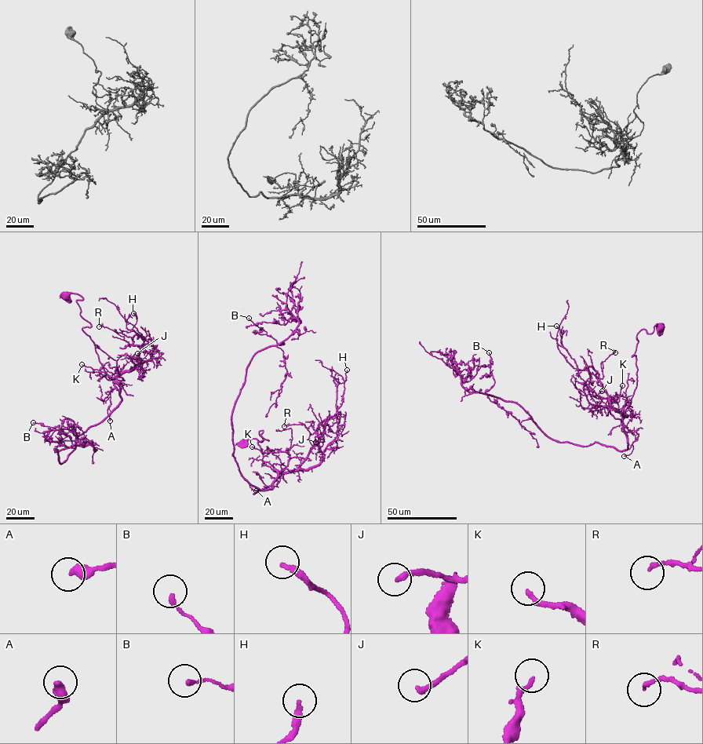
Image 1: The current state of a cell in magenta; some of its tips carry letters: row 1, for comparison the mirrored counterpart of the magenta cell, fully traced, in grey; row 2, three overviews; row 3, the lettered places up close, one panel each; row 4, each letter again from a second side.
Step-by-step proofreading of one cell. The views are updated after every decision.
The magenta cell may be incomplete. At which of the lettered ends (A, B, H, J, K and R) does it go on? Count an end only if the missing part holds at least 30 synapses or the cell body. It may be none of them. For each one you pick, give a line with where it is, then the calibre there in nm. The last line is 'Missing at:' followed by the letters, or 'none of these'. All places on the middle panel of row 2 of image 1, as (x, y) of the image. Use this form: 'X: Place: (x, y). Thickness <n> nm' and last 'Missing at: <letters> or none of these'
Missing at: none of these

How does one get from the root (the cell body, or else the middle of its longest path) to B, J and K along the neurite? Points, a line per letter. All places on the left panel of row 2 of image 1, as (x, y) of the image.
B: (63, 295), (82, 297), (82, 330), (121, 402), (61, 464), (54, 449), (74, 443), (73, 432), (33, 422)
J: (63, 295), (82, 297), (80, 315), (91, 326), (82, 330), (109, 376), (151, 356), (144, 348), (137, 353)
K: (63, 295), (81, 297), (80, 315), (91, 326), (82, 330), (106, 373), (124, 380), (81, 364)

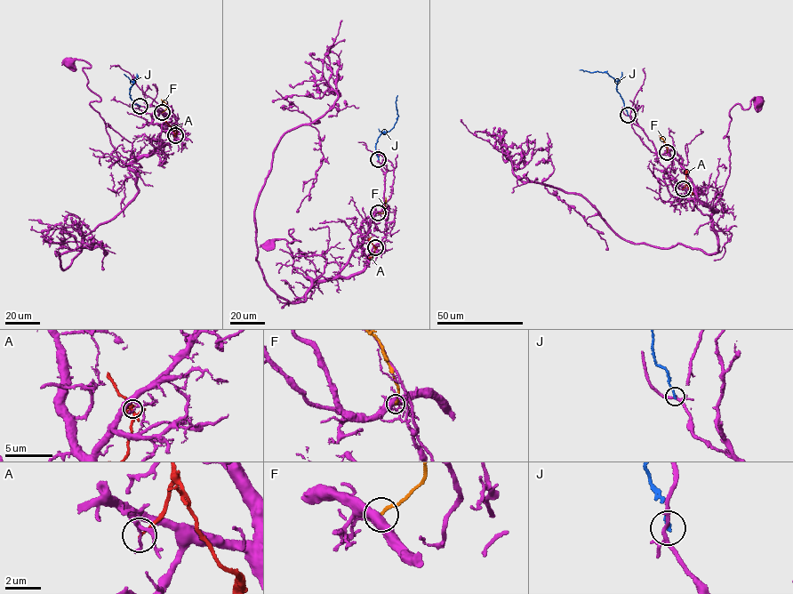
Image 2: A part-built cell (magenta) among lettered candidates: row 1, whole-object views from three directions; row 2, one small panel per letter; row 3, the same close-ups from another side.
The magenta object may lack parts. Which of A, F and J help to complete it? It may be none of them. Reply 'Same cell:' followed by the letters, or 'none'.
Same cell: none

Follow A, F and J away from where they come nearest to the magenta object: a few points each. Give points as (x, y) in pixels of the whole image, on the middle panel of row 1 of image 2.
A: (375, 247), (373, 255), (368, 258)
F: (378, 212), (384, 212), (385, 197)
J: (378, 159), (375, 146), (378, 138), (394, 126), (398, 116), (397, 95)

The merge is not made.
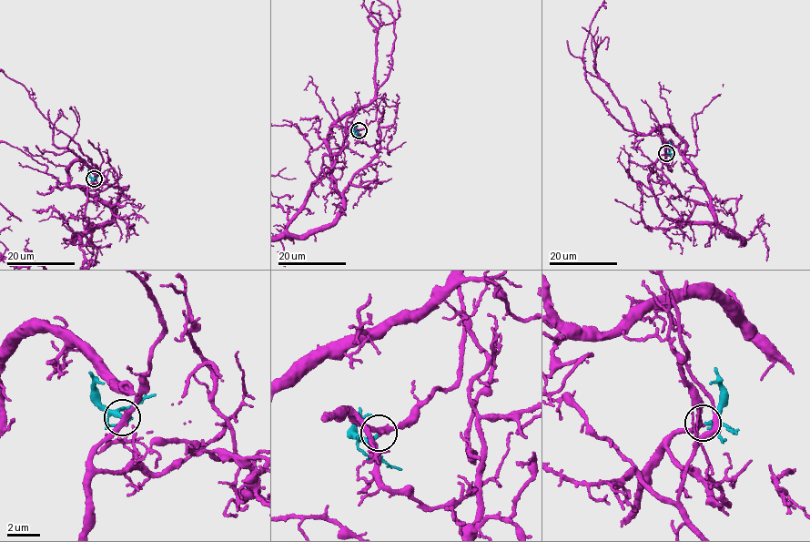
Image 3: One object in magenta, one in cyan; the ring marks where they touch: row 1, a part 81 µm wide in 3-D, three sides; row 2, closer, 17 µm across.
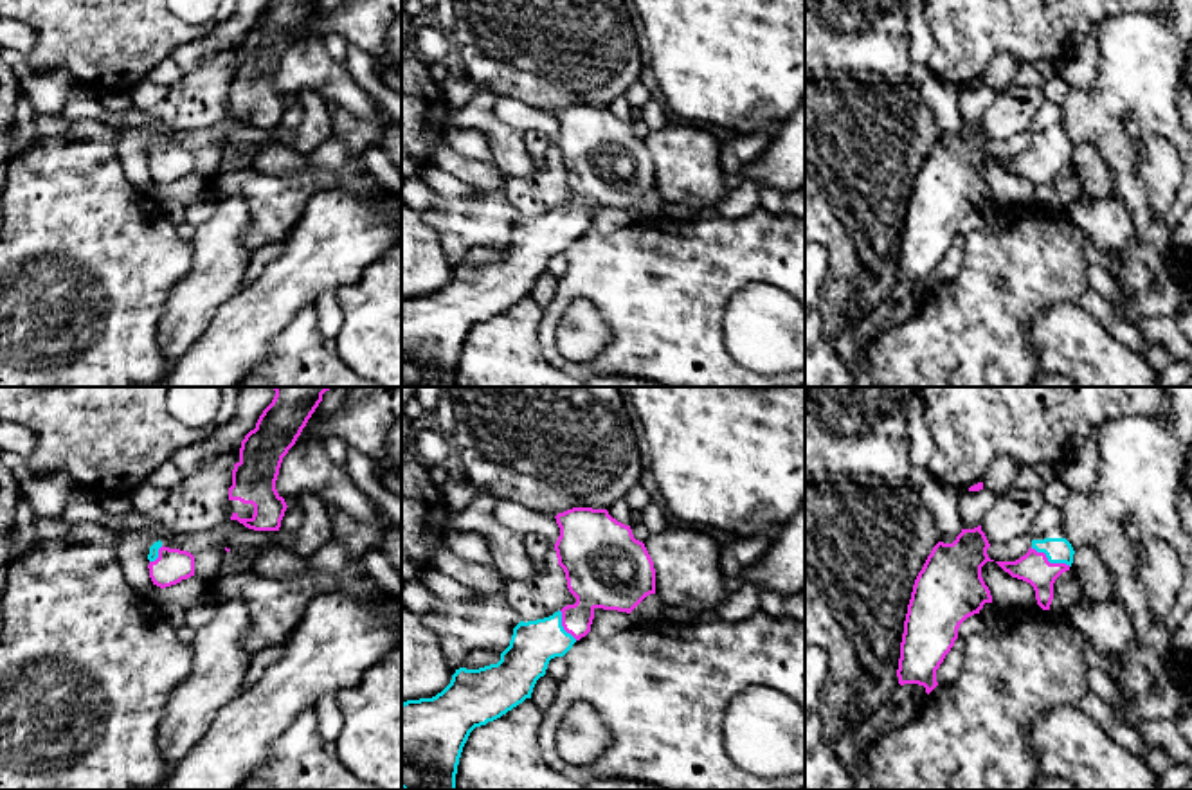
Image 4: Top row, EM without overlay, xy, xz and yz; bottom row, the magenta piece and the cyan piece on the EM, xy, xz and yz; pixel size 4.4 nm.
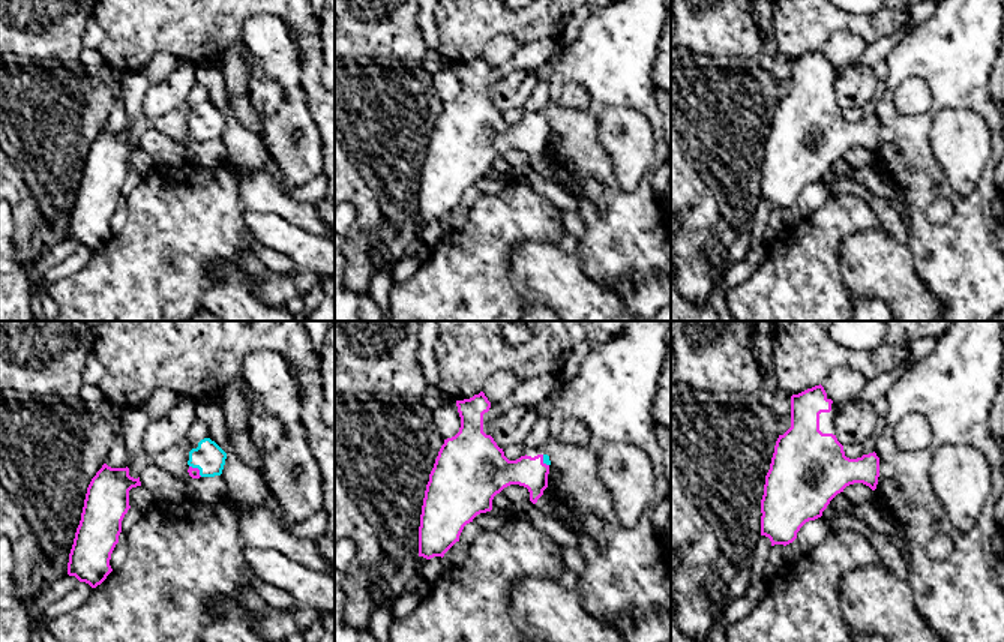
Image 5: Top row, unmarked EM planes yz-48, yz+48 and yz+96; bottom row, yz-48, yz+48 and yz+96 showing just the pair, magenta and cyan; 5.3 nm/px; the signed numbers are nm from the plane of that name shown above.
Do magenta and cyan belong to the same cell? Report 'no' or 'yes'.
yes

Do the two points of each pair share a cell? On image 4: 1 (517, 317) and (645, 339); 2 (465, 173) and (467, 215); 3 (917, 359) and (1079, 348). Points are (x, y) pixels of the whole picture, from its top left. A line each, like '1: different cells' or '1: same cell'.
1: different cells
2: different cells
3: different cells

